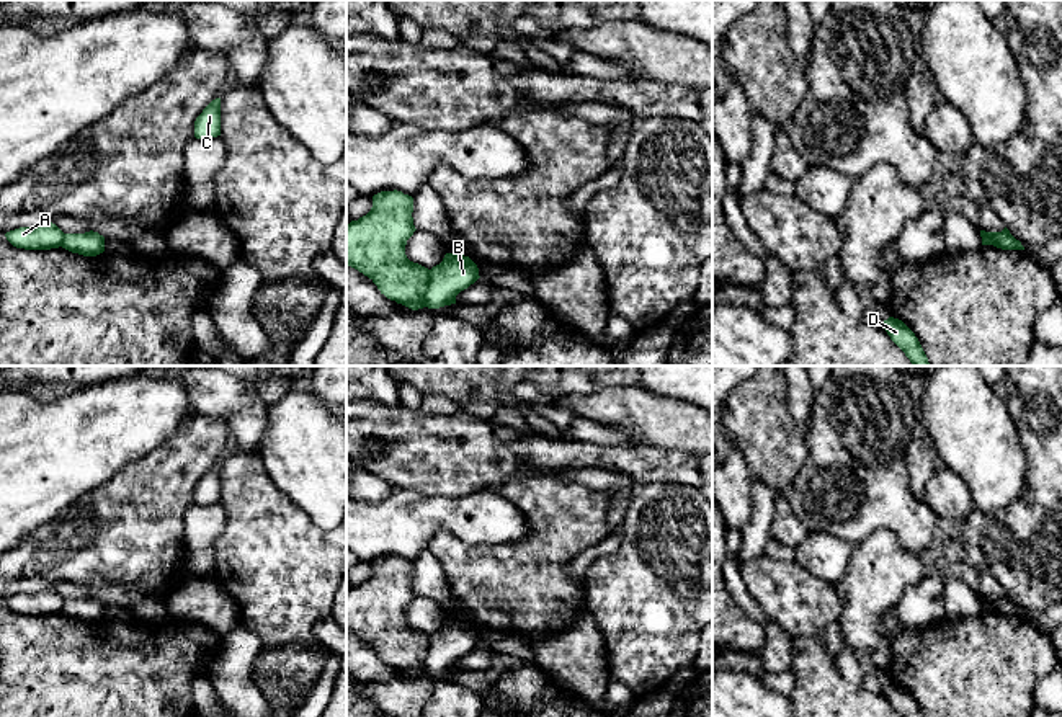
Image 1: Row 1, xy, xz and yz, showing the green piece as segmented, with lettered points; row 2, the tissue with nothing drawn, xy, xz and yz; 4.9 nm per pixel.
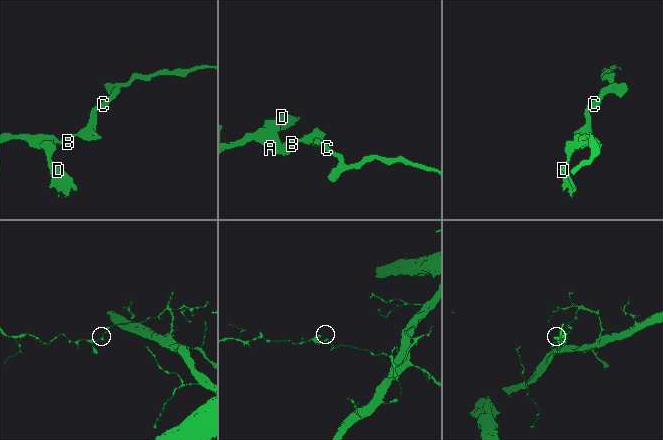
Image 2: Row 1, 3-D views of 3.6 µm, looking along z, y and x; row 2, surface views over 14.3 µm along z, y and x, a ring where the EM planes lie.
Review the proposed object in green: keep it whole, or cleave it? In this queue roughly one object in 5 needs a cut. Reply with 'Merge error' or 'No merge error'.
Merge error

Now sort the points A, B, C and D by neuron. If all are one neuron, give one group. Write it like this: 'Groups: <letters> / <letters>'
Groups: A D / B C

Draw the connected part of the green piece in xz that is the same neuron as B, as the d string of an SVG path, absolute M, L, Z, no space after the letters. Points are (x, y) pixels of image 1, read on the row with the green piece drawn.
M446 253L443 261L430 269L425 304L440 309L456 304L456 296L479 279L477 265L461 253Z

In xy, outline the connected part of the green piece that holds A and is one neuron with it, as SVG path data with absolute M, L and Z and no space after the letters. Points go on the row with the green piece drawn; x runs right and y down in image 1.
M52 222L39 227L20 227L5 234L7 240L25 250L51 250L62 247L64 232Z

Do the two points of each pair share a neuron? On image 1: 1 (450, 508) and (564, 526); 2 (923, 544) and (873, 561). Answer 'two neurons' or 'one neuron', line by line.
1: two neurons
2: two neurons

